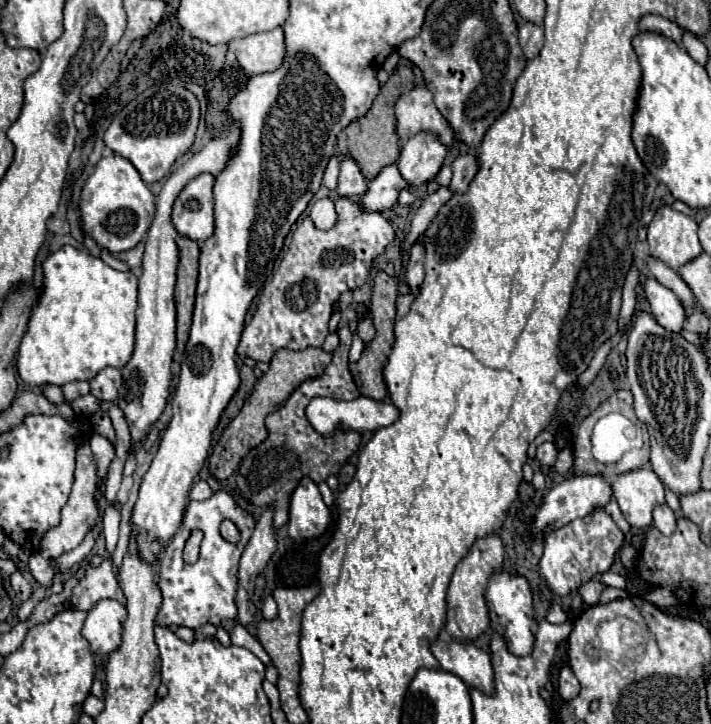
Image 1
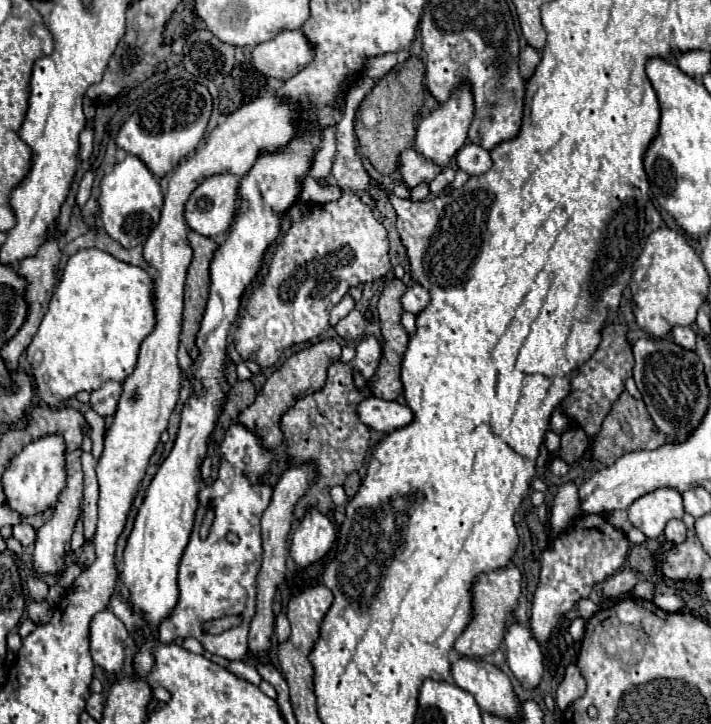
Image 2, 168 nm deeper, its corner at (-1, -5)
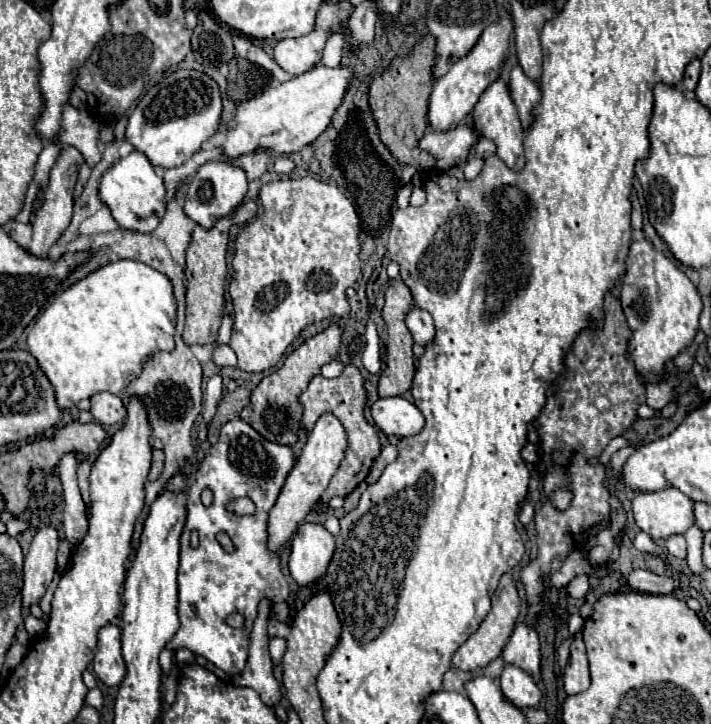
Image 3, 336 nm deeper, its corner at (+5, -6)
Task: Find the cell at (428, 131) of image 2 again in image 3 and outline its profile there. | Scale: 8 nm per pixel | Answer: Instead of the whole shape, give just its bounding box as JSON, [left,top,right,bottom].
[428,11,514,131]

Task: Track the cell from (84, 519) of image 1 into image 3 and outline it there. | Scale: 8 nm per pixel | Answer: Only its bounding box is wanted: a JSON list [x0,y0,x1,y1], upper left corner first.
[22,525,58,607]

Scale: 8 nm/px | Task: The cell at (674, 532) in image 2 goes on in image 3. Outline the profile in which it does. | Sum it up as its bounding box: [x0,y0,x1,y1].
[666,535,686,559]

